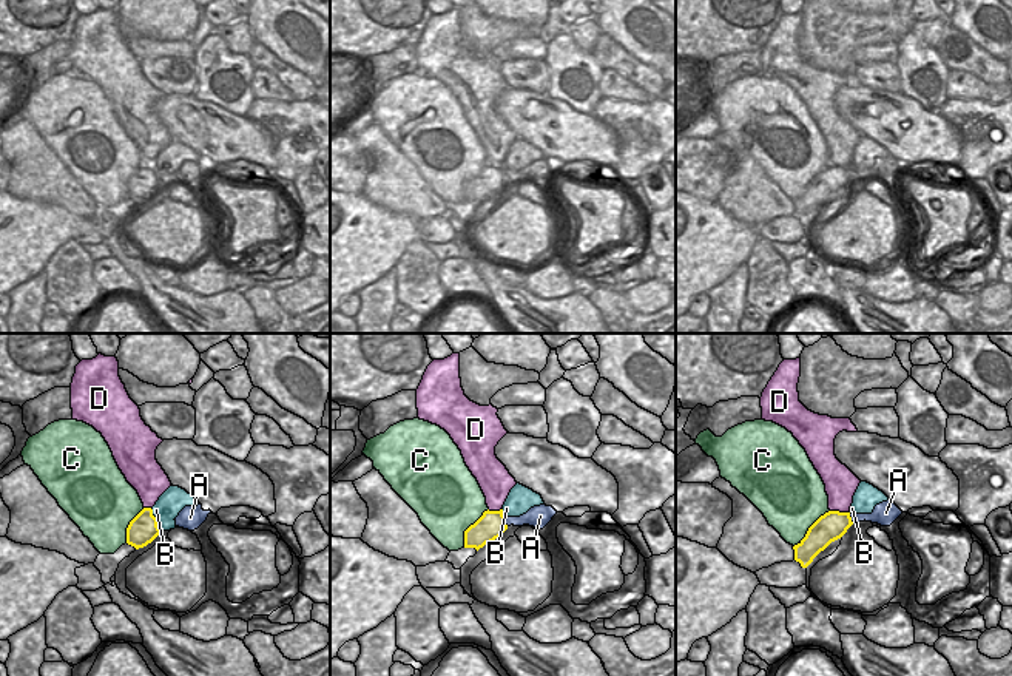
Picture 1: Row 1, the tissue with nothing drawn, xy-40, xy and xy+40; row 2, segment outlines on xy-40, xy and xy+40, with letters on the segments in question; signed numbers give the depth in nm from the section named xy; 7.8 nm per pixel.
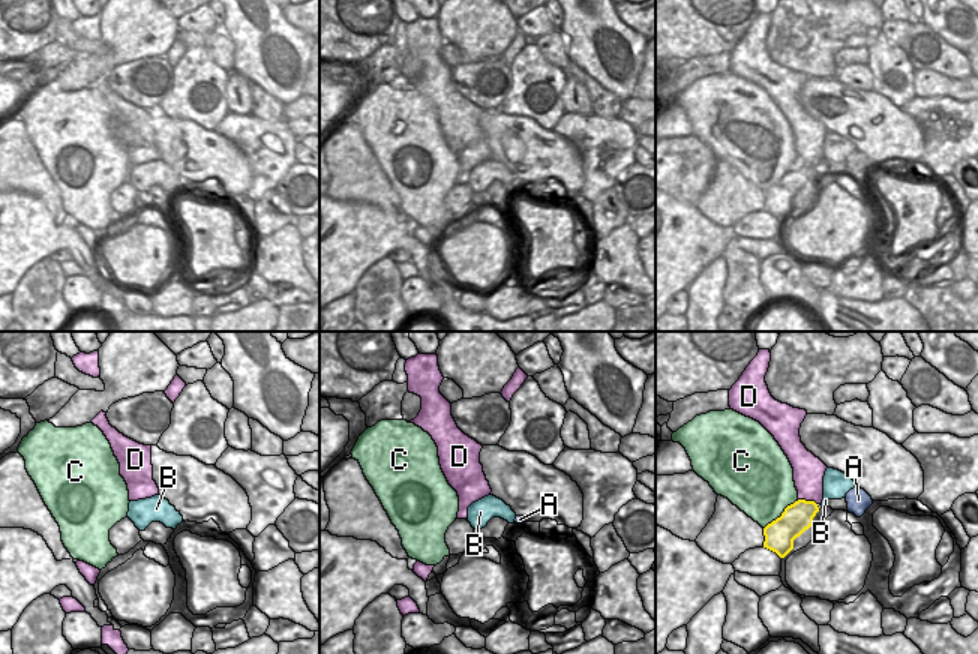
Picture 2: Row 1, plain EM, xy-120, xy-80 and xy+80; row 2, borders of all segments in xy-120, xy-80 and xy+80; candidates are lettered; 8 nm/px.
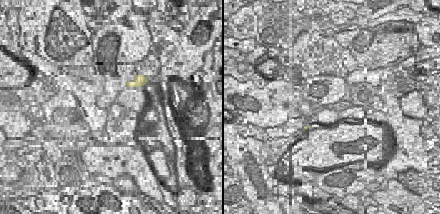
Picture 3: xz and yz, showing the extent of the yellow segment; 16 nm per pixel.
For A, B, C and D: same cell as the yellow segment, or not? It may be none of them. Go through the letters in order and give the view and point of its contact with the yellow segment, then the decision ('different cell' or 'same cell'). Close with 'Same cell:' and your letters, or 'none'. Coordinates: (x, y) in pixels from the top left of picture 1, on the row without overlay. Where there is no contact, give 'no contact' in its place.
A: contact xy (505, 176); different cell
B: contact xy-40 (156, 173); different cell
C: contact xy+40 (809, 182); different cell
D: contact xy+40 (838, 165); different cell
Same cell: none

